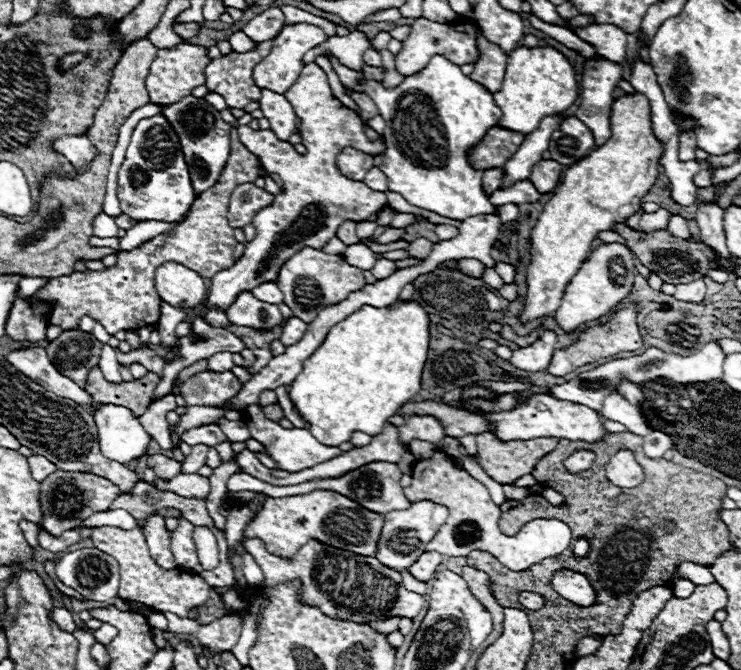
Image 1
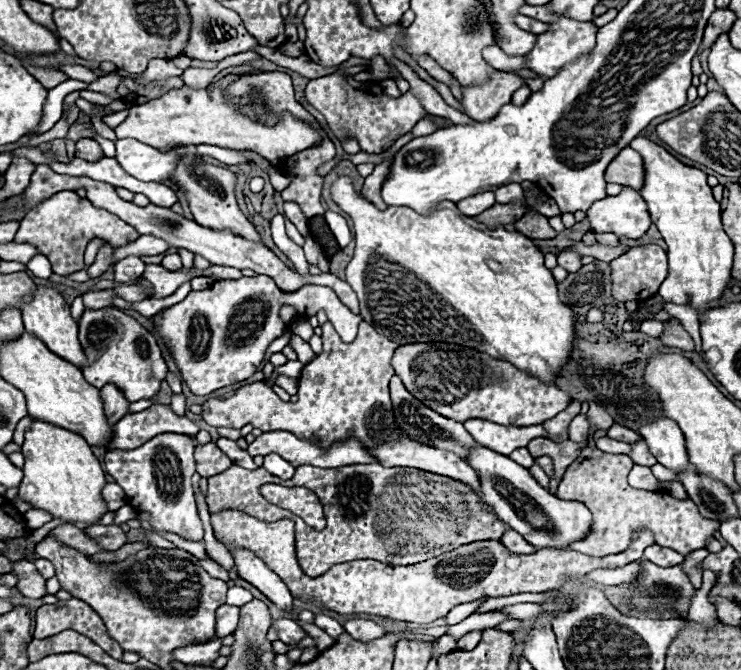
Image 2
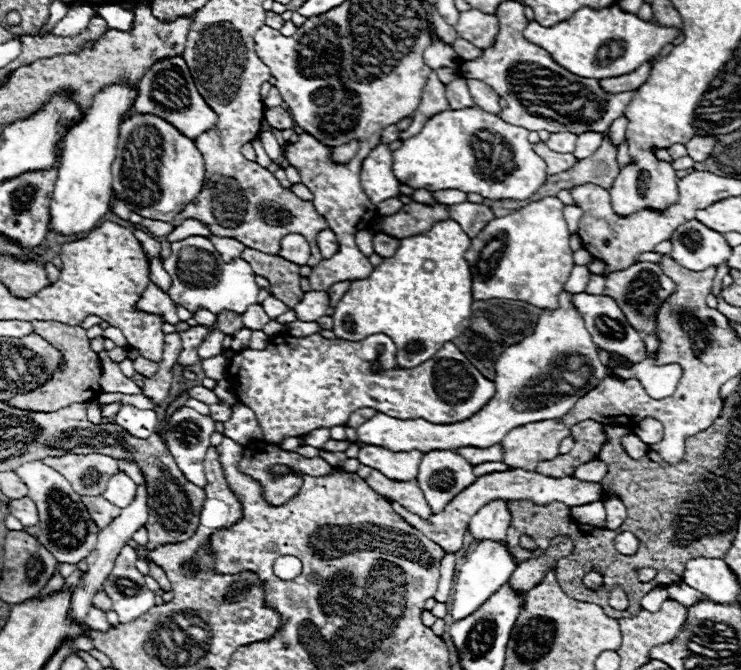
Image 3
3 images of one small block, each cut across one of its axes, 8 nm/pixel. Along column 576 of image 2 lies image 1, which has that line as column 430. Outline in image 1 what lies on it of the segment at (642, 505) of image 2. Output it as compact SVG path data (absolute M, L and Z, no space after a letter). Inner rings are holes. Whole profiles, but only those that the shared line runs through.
M436 450L432 454L432 458L428 458L428 460L416 460L410 476L412 476L412 484L408 488L404 488L404 494L408 496L408 500L412 504L420 502L420 500L430 500L430 502L436 502L436 504L442 504L448 508L448 518L440 526L440 530L436 532L432 542L426 546L426 552L436 550L442 556L468 556L472 550L484 550L484 552L492 552L492 556L496 556L506 568L520 572L520 570L526 570L532 564L536 564L548 556L558 556L560 552L564 552L570 546L570 540L572 540L570 528L564 522L556 519L535 519L525 524L516 535L504 536L498 528L500 508L492 502L488 488L484 484L480 484L476 478L472 478L466 470L460 470L456 460L442 450Z

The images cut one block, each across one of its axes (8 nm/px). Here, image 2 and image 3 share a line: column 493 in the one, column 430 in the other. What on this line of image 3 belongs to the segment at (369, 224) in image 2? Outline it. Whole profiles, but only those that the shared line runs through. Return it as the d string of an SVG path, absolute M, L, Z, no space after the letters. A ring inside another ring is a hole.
M440 220L428 232L408 236L400 240L400 246L392 258L384 258L380 266L372 270L372 274L364 280L352 280L348 292L334 308L334 334L344 340L364 340L372 334L386 334L396 344L398 364L404 368L412 368L432 358L446 342L464 334L470 324L470 308L472 308L472 272L464 258L470 248L472 238L456 224L454 220Z

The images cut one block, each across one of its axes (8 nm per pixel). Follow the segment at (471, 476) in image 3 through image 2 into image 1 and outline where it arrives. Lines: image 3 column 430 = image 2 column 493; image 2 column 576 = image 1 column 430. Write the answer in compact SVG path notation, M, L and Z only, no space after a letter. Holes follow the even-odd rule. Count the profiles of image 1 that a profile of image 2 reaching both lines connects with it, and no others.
M428 500L416 502L408 510L388 512L384 516L384 528L380 532L376 558L388 568L396 568L396 570L408 568L410 564L414 564L424 554L426 544L432 540L432 536L436 536L440 524L444 524L446 518L448 518L448 510L444 506L428 502Z

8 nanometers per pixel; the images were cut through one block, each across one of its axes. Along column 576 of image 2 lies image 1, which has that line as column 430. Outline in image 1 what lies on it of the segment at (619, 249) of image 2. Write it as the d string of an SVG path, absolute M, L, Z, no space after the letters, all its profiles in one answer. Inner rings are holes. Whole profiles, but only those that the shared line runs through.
M418 238L418 240L414 240L414 242L408 244L408 252L410 252L412 258L426 258L428 252L432 250L432 246L434 246L434 244L432 244L430 240Z

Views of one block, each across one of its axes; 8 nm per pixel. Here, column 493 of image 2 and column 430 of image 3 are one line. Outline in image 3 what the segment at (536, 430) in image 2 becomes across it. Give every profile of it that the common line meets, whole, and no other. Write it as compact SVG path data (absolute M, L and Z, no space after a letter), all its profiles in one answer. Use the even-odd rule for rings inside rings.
M562 292L560 308L552 312L544 310L536 322L534 332L522 342L508 346L498 356L494 362L496 392L492 400L472 418L456 424L432 424L422 418L398 420L376 414L356 428L358 438L362 444L382 446L394 452L408 452L414 448L422 452L462 446L488 448L502 442L512 428L568 414L576 400L580 400L580 396L584 396L588 390L596 388L596 384L600 384L600 380L608 374L608 368L598 360L596 350L598 346L586 330L584 318L572 304L572 294Z

